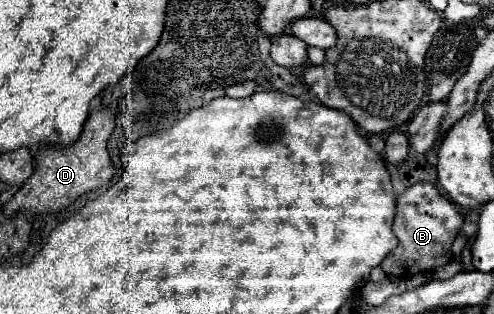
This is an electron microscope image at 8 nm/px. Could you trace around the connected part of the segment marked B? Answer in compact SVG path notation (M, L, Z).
M416 183L408 187L396 201L394 217L394 235L398 237L398 247L382 261L382 269L390 277L412 277L416 273L426 273L436 267L446 265L452 259L452 243L464 223L464 217L458 213L446 197L442 197L434 185Z

